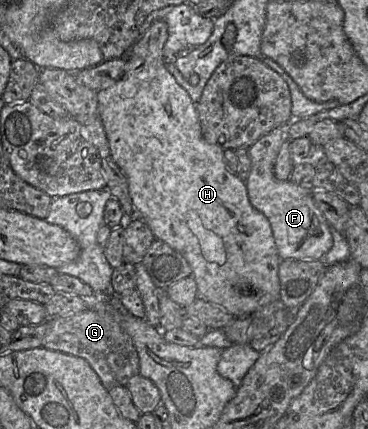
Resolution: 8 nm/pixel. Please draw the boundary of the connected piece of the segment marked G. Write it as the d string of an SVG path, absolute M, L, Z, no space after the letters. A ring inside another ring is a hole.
M85 310L71 316L49 317L45 324L46 332L42 347L85 359L108 391L115 387L127 387L131 379L139 375L136 346L109 313Z

